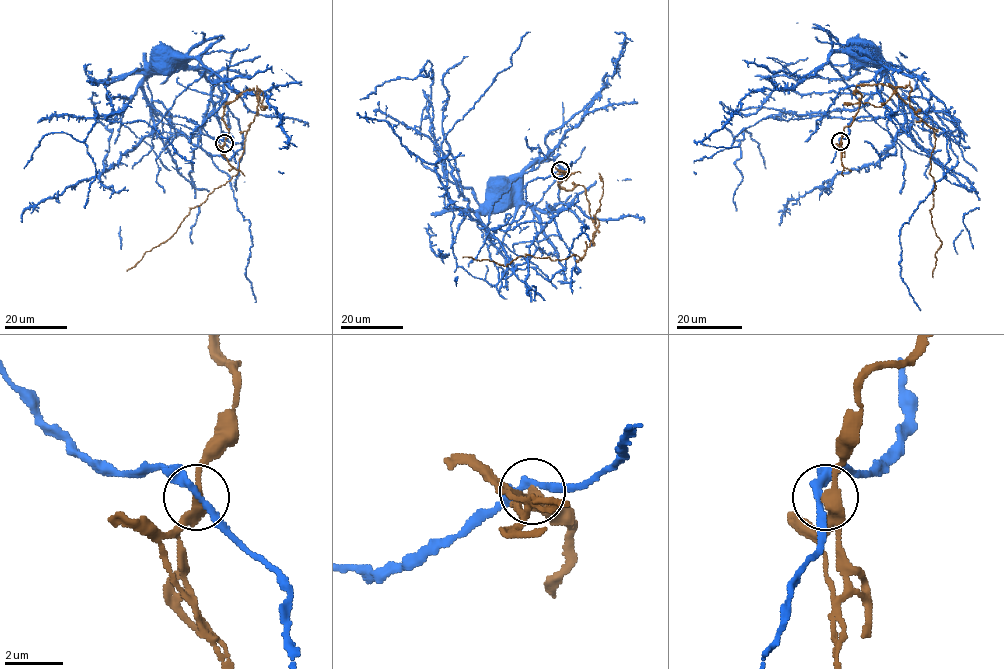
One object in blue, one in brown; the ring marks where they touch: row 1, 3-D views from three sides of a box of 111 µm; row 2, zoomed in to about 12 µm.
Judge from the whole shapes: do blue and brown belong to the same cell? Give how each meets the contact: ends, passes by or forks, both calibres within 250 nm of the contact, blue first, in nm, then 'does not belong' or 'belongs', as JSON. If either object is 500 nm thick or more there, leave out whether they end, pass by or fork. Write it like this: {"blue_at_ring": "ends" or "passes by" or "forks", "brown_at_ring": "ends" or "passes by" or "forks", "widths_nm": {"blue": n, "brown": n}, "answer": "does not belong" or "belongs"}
{"blue_at_ring": "passes by", "brown_at_ring": "passes by", "widths_nm": {"blue": 240, "brown": 340}, "answer": "does not belong"}

